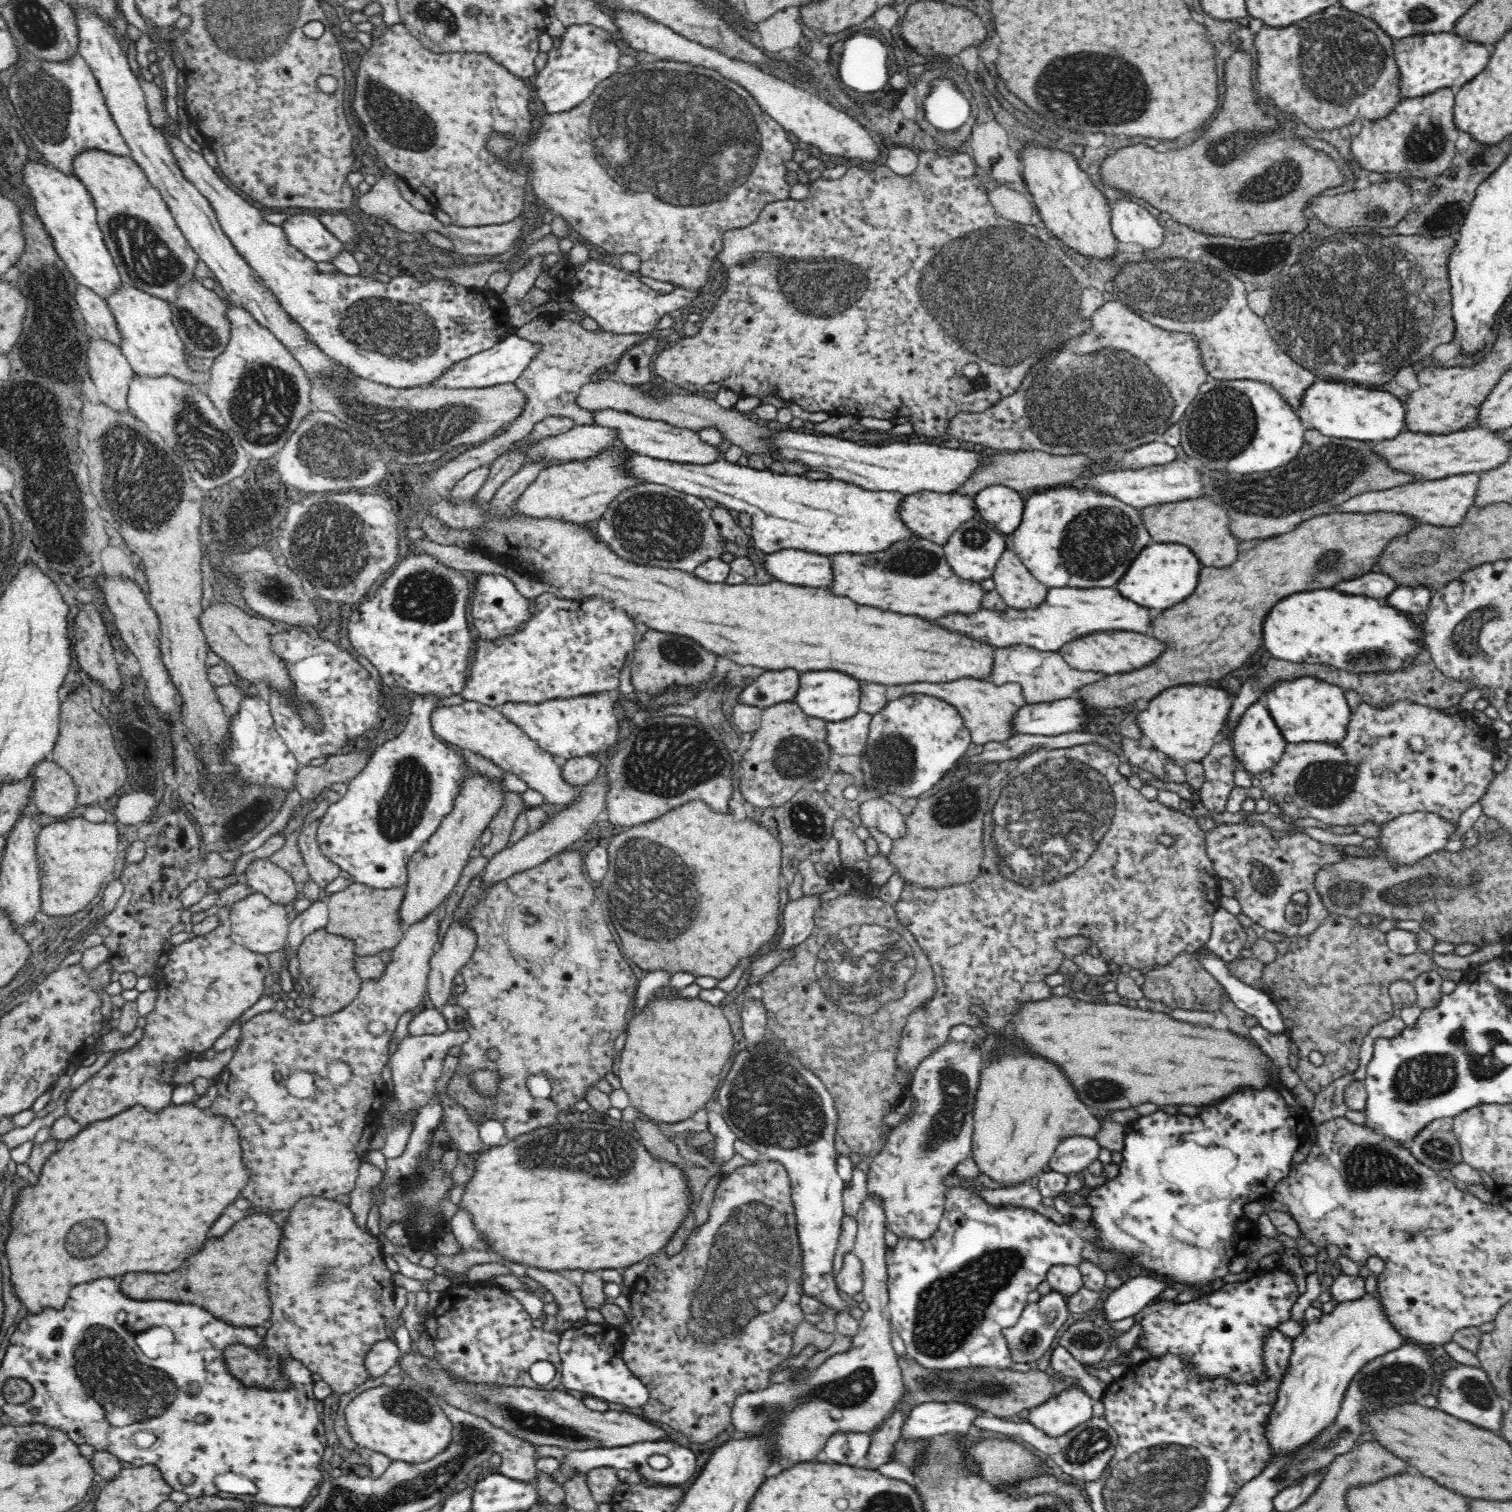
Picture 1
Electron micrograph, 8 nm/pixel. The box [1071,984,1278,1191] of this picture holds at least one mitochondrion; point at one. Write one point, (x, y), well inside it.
(1094, 1090)

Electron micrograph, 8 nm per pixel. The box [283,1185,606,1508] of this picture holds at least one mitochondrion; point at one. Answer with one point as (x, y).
(522, 1420)

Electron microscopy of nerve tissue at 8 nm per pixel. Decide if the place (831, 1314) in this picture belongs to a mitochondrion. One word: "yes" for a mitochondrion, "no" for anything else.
no

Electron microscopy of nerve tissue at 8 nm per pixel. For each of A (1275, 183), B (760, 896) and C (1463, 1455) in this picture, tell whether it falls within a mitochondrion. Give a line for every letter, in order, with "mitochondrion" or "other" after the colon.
A: mitochondrion
B: other
C: other

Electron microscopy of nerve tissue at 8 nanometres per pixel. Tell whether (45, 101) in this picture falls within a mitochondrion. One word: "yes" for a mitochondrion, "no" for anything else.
yes

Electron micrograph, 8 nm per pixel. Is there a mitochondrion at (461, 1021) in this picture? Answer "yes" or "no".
no

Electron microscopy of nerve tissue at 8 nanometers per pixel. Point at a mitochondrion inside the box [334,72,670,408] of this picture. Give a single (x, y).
(392, 114)

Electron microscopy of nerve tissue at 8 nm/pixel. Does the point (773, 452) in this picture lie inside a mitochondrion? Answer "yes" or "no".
no

